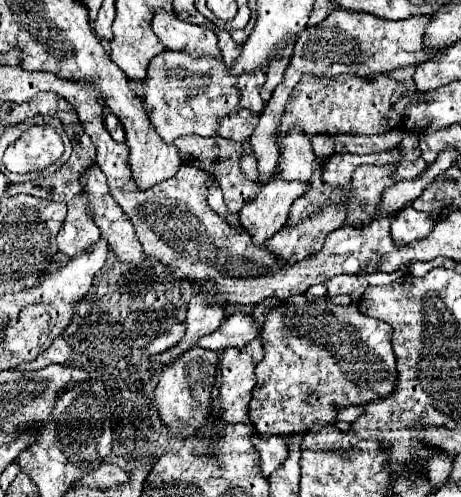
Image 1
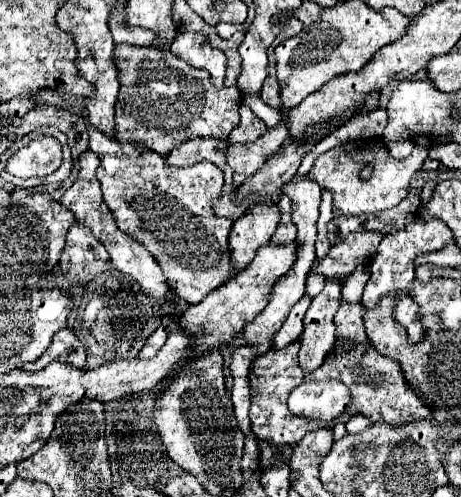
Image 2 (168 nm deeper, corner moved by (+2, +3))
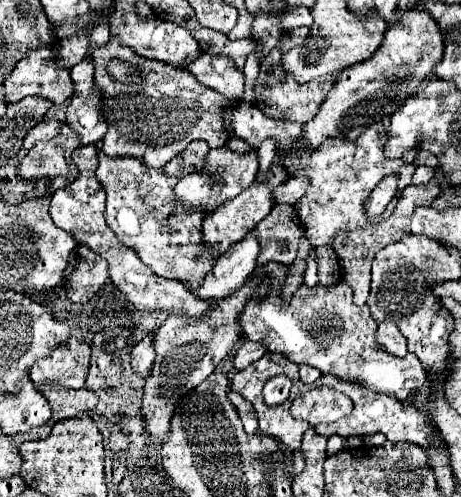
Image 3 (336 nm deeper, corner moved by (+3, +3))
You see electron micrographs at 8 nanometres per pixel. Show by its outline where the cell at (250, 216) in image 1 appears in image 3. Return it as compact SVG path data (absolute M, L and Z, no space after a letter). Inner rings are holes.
M248 231L244 239L234 243L226 253L216 259L214 269L206 275L202 287L196 291L200 299L224 299L238 289L256 269L260 255L260 241L254 231Z

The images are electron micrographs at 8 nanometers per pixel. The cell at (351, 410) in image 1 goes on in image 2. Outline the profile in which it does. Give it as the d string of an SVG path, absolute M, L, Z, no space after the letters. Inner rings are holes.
M355 415L345 423L347 433L363 433L369 425L371 425L371 421L367 417L363 417L363 415Z

